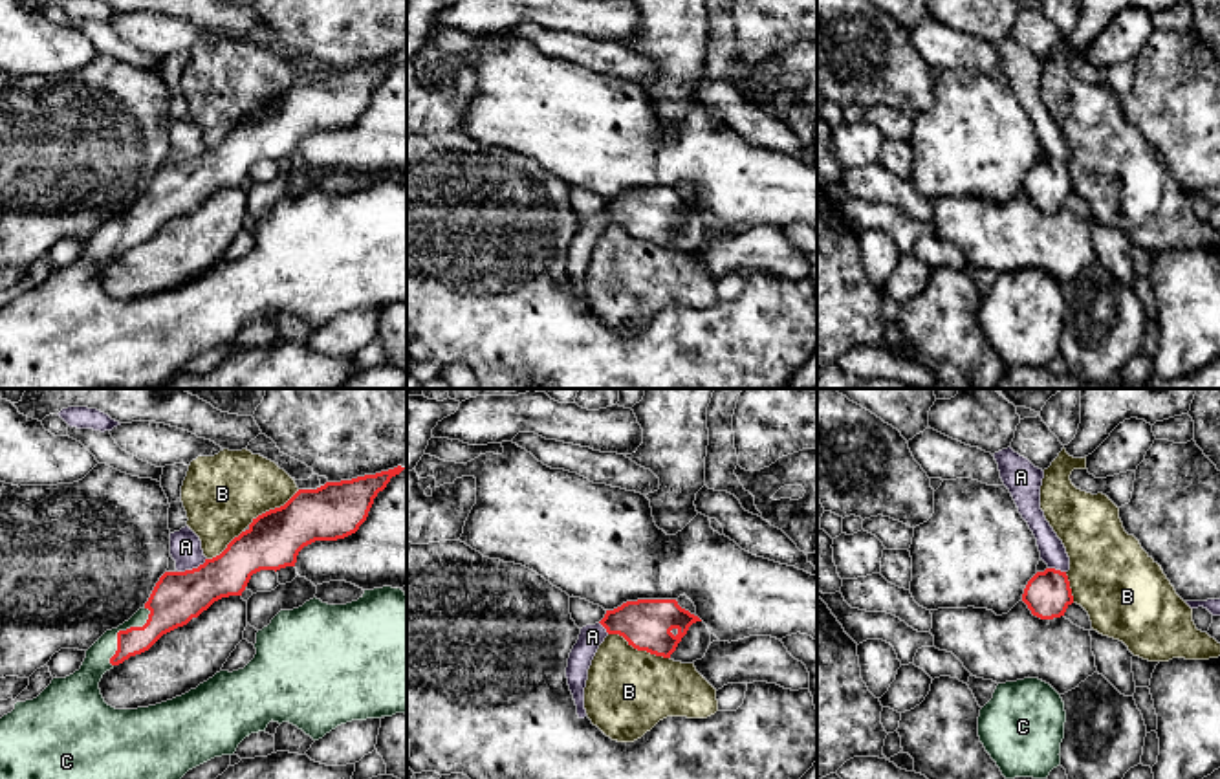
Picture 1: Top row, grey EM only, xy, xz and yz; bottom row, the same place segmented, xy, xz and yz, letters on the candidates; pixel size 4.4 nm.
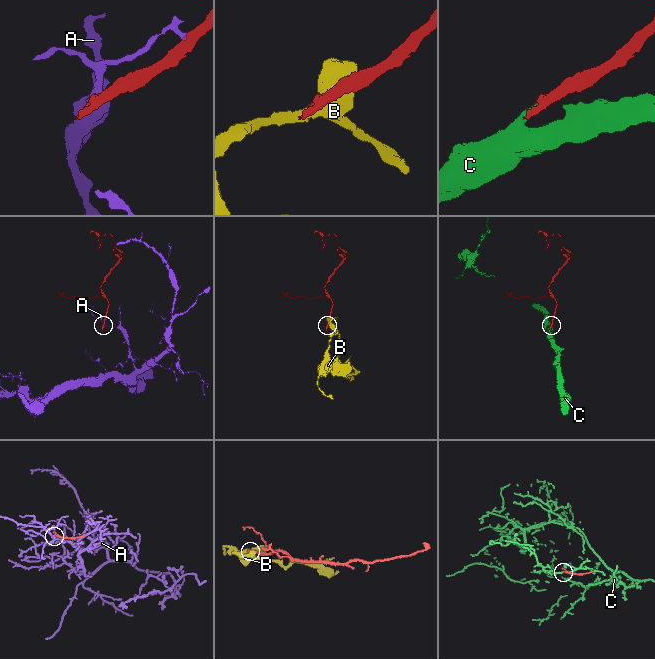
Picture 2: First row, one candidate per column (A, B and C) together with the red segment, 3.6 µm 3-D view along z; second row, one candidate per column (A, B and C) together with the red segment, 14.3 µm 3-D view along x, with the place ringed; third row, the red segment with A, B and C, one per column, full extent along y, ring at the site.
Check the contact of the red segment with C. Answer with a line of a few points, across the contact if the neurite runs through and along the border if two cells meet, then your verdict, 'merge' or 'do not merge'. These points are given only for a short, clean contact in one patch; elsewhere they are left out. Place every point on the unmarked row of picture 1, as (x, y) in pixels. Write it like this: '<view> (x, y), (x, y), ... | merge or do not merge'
xy (171, 193), (141, 220), (121, 220), (118, 231), (96, 253) | merge

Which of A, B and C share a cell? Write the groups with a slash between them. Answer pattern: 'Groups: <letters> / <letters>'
Groups: A / B / C

